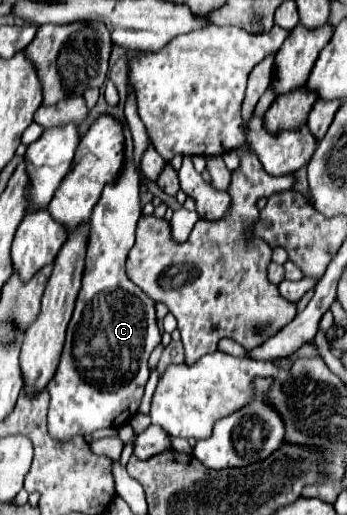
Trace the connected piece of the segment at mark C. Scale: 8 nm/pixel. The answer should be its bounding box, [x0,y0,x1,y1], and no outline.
[47,95,161,441]

